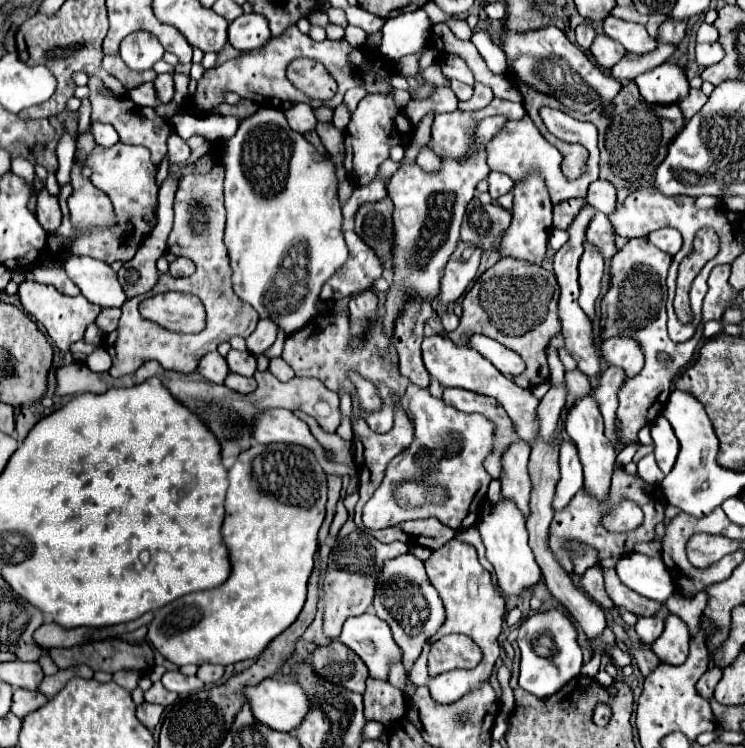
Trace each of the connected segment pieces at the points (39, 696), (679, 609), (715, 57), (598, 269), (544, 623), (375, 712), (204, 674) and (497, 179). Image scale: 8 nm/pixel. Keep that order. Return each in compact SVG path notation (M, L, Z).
M15 689L13 691L13 705L11 713L15 713L19 719L23 719L27 713L37 711L47 703L47 697L39 691L29 691L29 689Z
M673 593L671 599L667 599L665 607L667 607L671 613L679 615L679 617L687 623L690 635L693 637L699 630L701 615L705 607L707 607L707 593L699 593L699 595L695 595L691 601L687 601L687 599L679 597L677 593Z
M715 41L715 43L697 43L697 59L695 61L703 67L719 63L723 59L723 55L725 55L725 51L723 51L719 41Z
M585 241L585 253L581 255L581 261L579 261L579 287L581 287L579 305L591 321L595 319L597 301L601 297L603 271L605 271L603 257L591 243Z
M553 607L547 611L537 611L519 625L517 637L521 649L521 675L519 687L527 689L537 697L549 697L557 693L567 681L581 673L583 651L577 643L577 627L567 613Z
M369 677L363 701L365 701L365 719L379 721L387 727L393 725L405 713L403 692L393 687L389 681Z
M201 665L199 671L197 671L197 677L205 685L211 685L211 683L217 683L223 677L223 671L225 671L225 667L221 667L221 665Z
M489 173L487 181L489 181L489 195L493 197L493 201L497 201L497 197L513 189L513 179L507 177L505 173Z

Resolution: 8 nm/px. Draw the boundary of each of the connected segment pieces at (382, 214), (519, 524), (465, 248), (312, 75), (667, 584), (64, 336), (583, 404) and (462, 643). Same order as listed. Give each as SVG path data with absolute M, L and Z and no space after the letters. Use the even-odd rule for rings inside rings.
M389 197L363 205L355 215L355 233L379 255L385 269L393 267L393 203Z
M501 499L491 515L481 517L481 521L477 523L477 529L483 537L483 543L487 547L487 559L489 563L493 563L495 567L495 575L497 575L497 589L501 591L501 595L507 599L511 595L521 595L527 587L535 585L541 577L541 569L533 557L533 551L527 543L527 529L525 529L525 519L521 515L521 511L511 503Z
M459 241L455 253L451 255L443 279L441 279L441 289L439 289L439 303L447 309L451 303L455 303L469 287L473 281L477 267L479 267L479 257L481 257L481 247L473 243L463 243Z
M295 59L287 67L287 77L295 87L299 87L299 91L309 95L311 99L325 101L331 99L331 95L335 95L337 91L337 83L327 73L327 69L313 59Z
M631 553L619 559L615 567L619 579L629 589L637 591L647 599L665 603L665 599L675 591L673 579L665 563L657 557L647 557L641 553Z
M25 279L25 281L19 285L19 293L17 293L17 295L19 295L19 299L21 299L23 309L47 329L47 335L49 335L49 337L55 341L55 345L57 345L61 351L65 351L65 353L69 353L69 347L71 347L75 341L83 339L87 325L93 323L93 321L97 319L99 311L101 311L99 305L89 303L89 301L87 301L85 297L81 297L81 295L79 295L79 297L67 297L67 295L59 293L53 285L41 285L41 283L29 281L29 279Z
M591 393L579 397L567 411L567 419L565 419L565 429L567 435L573 439L573 443L577 445L579 451L579 459L583 463L583 475L585 475L585 489L597 497L599 501L607 499L609 493L609 485L611 485L611 473L615 469L615 449L611 445L611 441L605 437L603 429L603 417L599 411L599 405L595 401L595 397Z
M445 635L443 639L431 645L429 653L429 671L439 675L457 667L473 669L481 661L481 649L475 647L473 639L465 635Z

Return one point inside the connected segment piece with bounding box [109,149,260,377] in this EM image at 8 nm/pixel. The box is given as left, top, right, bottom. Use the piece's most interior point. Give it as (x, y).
(197, 233)

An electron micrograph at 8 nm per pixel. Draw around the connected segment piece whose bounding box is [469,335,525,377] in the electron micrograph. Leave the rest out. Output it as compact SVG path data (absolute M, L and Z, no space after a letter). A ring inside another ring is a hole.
M473 335L469 341L469 347L477 349L483 357L487 357L507 377L515 377L515 375L521 375L525 371L525 363L523 363L521 355L503 347L495 339L489 339L485 335Z

